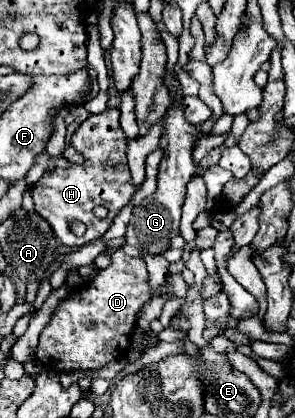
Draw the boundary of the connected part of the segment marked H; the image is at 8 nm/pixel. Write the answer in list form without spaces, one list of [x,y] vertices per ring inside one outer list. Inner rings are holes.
[[[105,109],[103,113],[89,115],[73,133],[71,145],[85,157],[83,164],[71,164],[69,167],[55,167],[47,175],[43,175],[33,185],[33,203],[35,211],[53,225],[57,239],[71,247],[83,247],[95,239],[99,239],[113,223],[115,215],[131,201],[137,187],[131,181],[131,173],[127,167],[127,135],[119,125],[119,109]],[[103,205],[109,215],[107,221],[101,221],[93,215],[93,209]],[[73,221],[81,221],[87,231],[83,237],[75,237],[69,229]]]

